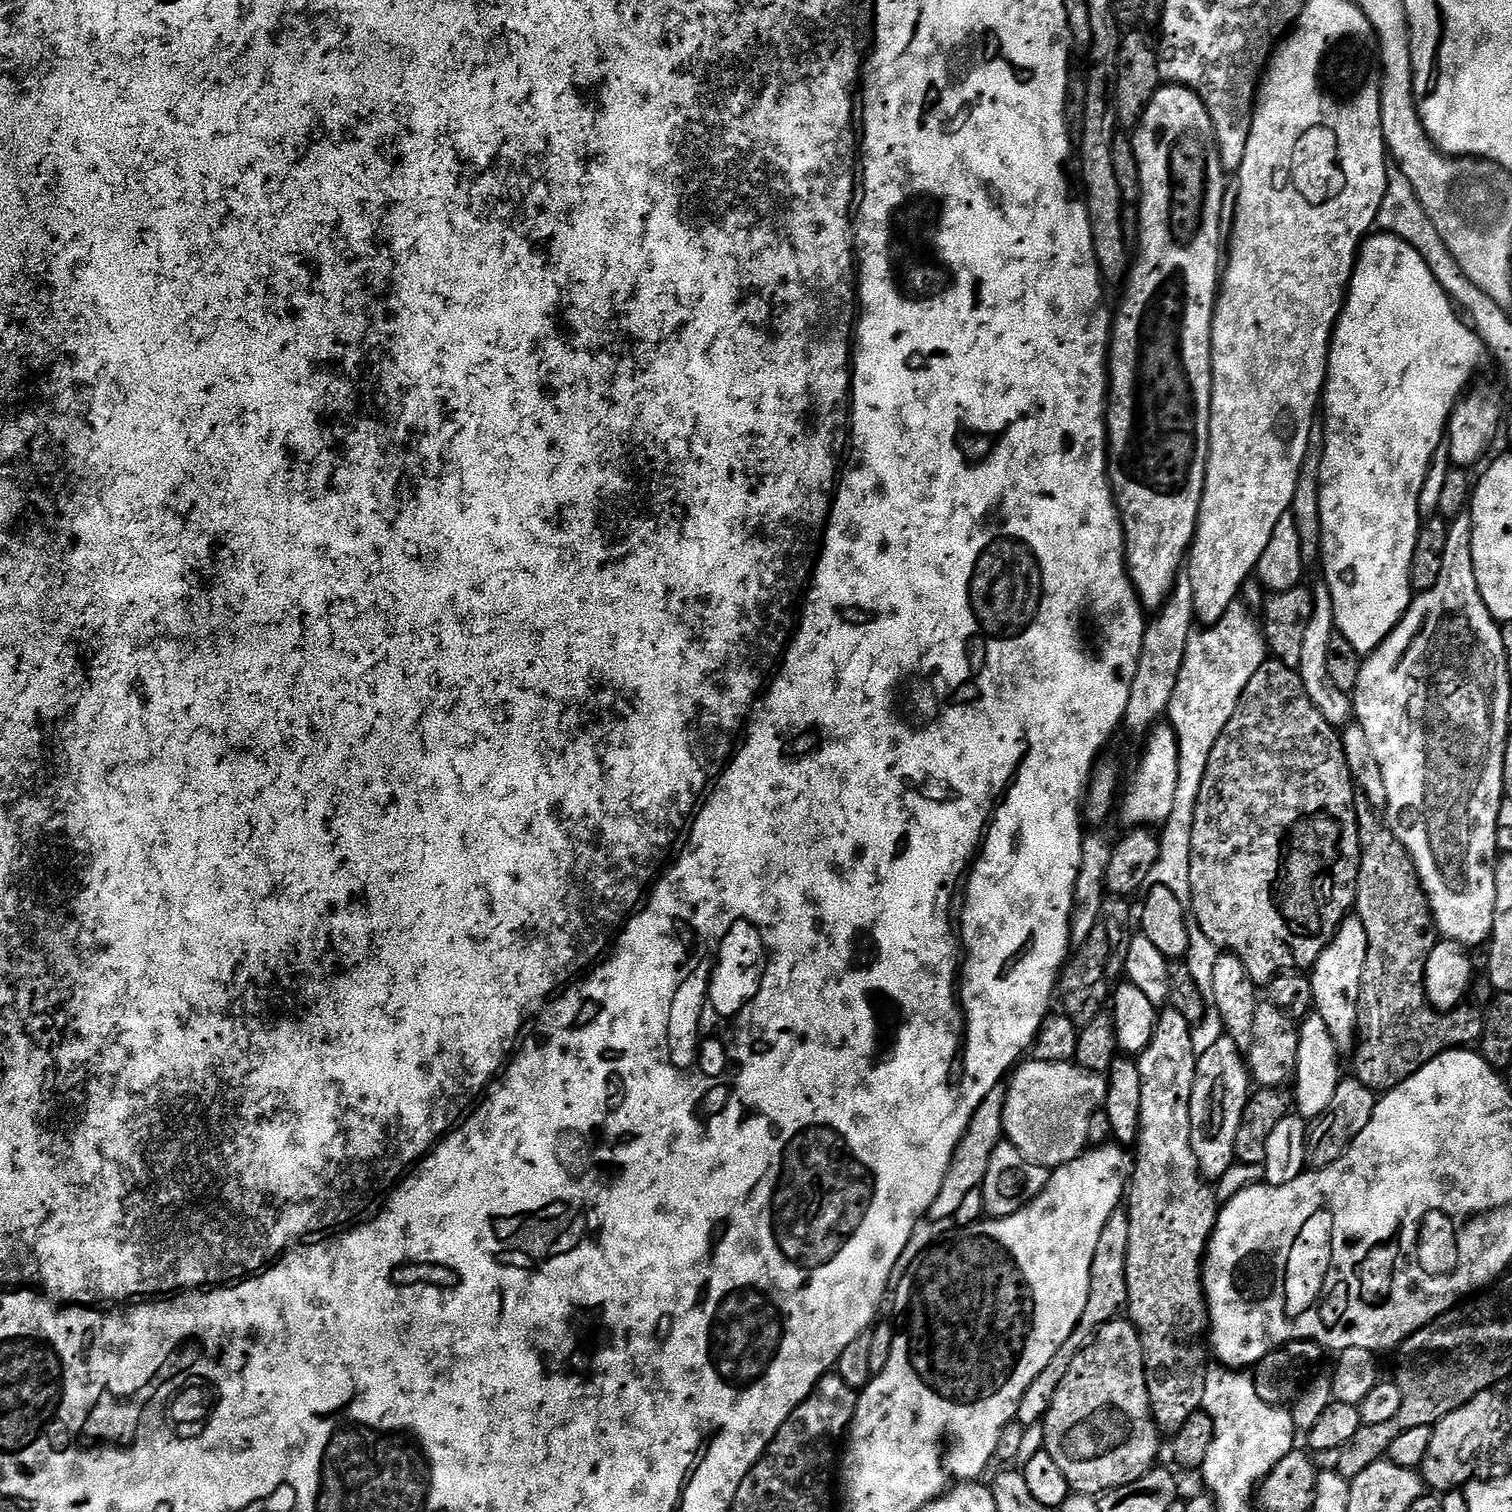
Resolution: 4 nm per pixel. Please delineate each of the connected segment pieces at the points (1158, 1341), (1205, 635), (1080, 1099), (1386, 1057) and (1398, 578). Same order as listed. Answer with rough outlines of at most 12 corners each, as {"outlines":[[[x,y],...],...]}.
{"outlines":[[[1178,1010],[1138,1057],[1126,1316],[1164,1434],[1203,1409],[1218,1203]],[[1237,602],[1186,642],[1166,713],[1174,810],[1151,879],[1192,898],[1190,834],[1210,750],[1269,655]],[[1031,1058],[1006,1084],[1004,1136],[1055,1170],[1089,1147],[1108,1081]],[[1356,798],[1366,926],[1354,1078],[1397,1088],[1485,1013],[1424,995],[1436,919],[1381,813]],[[1369,235],[1322,393],[1322,580],[1362,658],[1486,347]]]}

